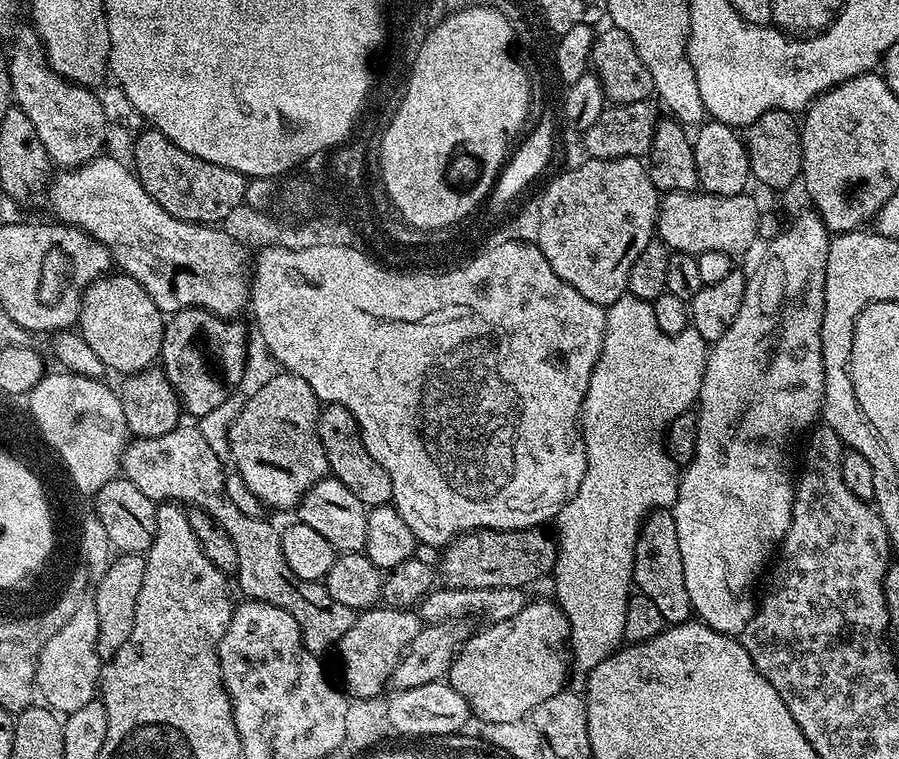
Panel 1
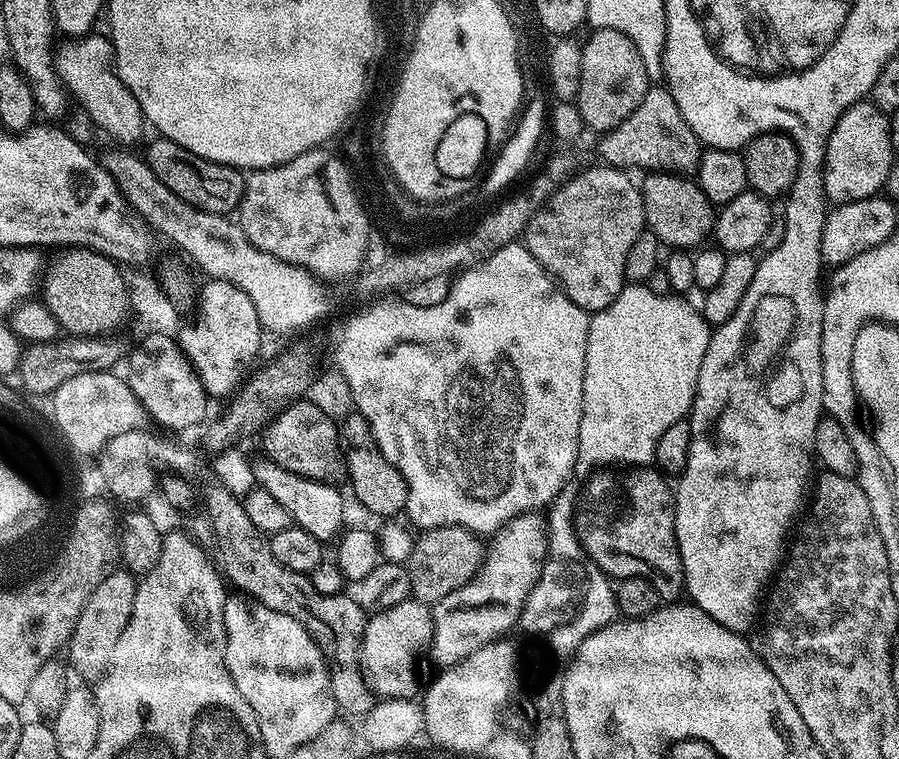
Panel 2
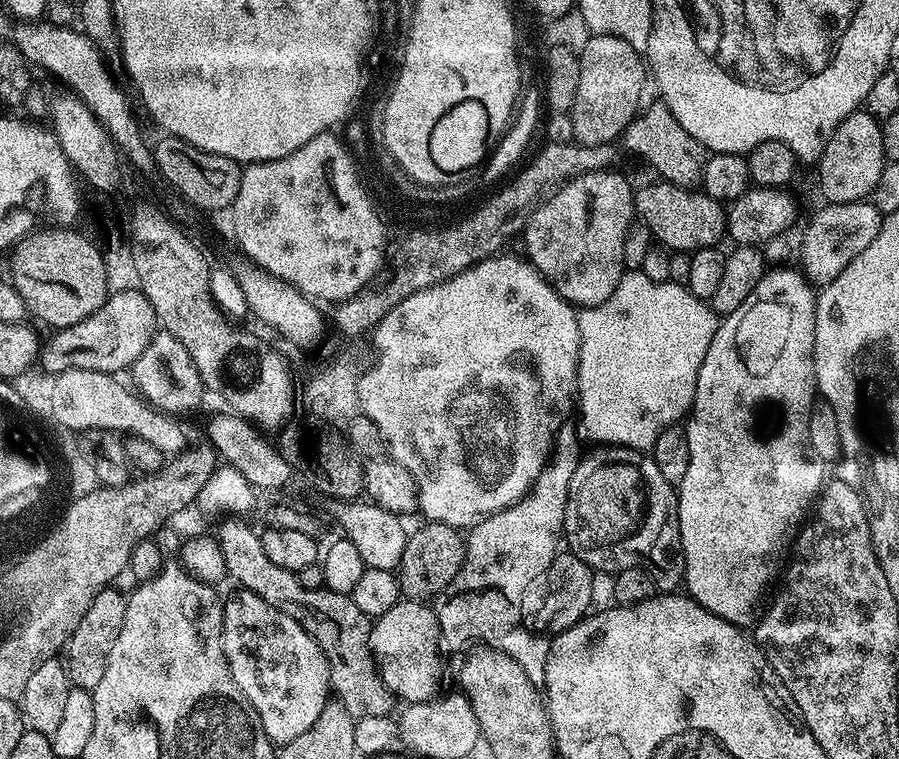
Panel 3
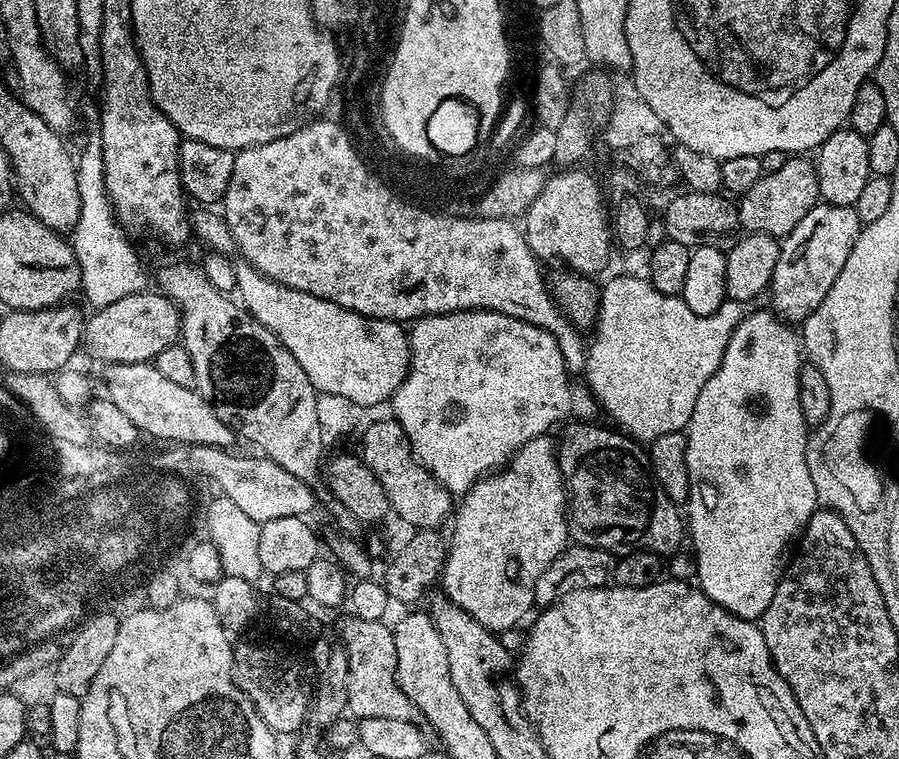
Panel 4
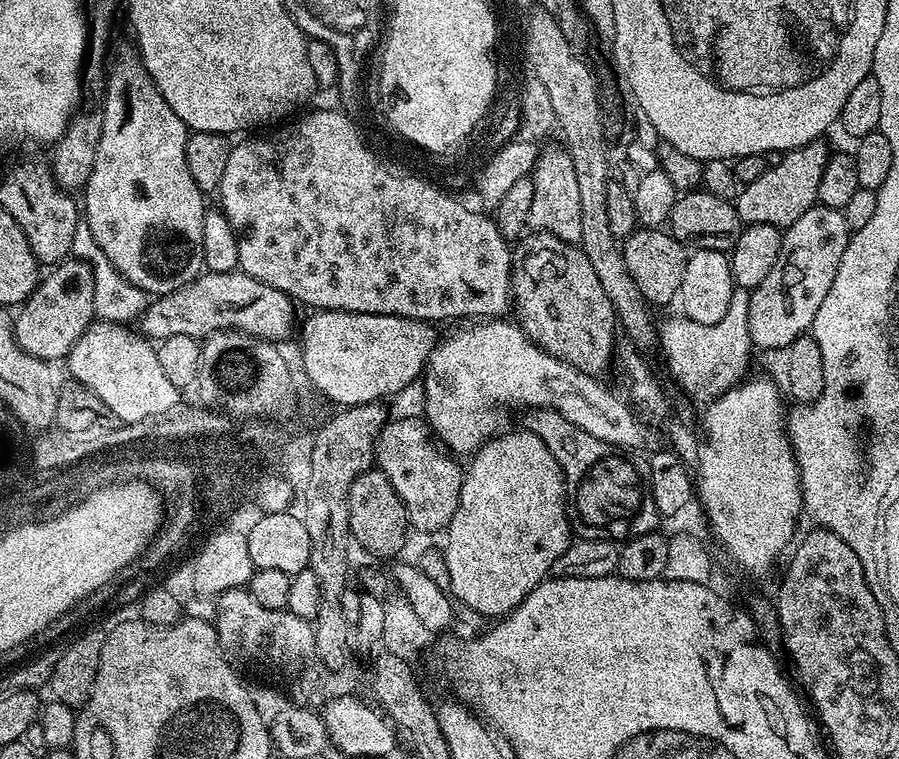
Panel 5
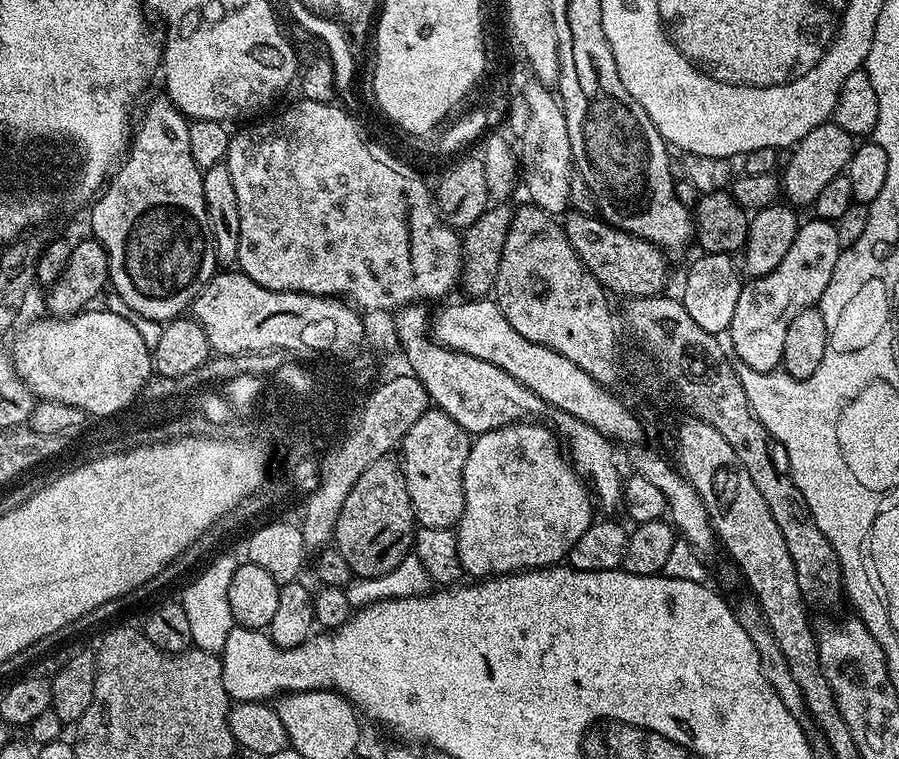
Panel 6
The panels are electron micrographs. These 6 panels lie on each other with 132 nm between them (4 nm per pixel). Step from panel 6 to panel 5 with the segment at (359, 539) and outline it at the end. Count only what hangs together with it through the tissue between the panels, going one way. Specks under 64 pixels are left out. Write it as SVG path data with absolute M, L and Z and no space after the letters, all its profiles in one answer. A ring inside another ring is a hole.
M373 466L367 472L358 474L348 491L348 530L353 541L356 540L372 556L396 558L404 548L404 539L410 533L406 506L394 490L390 478L379 468Z

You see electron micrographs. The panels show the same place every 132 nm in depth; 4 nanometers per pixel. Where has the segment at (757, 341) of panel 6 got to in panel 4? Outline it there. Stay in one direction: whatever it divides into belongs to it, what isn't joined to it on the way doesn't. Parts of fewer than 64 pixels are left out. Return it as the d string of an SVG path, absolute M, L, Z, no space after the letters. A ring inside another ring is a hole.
M821 202L815 204L810 214L806 214L806 218L802 218L802 222L780 240L778 266L774 266L770 285L770 308L780 320L796 326L818 310L830 286L834 286L834 278L842 274L842 266L846 266L846 258L850 258L850 250L854 250L861 227L855 207Z

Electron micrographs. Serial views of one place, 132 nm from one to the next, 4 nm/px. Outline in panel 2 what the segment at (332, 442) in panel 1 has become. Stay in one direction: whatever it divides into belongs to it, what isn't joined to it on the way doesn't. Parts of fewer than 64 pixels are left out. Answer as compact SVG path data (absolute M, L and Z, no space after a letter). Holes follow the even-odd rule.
M355 410L349 411L350 414L338 424L340 433L340 447L344 454L344 470L346 480L352 483L352 492L356 495L356 500L368 512L373 512L376 516L390 516L386 518L396 518L396 515L403 513L406 509L406 498L408 497L408 487L406 482L396 467L384 457L382 450L378 446L378 442L374 438L374 434L370 430L370 426L366 422L366 418L360 412Z

